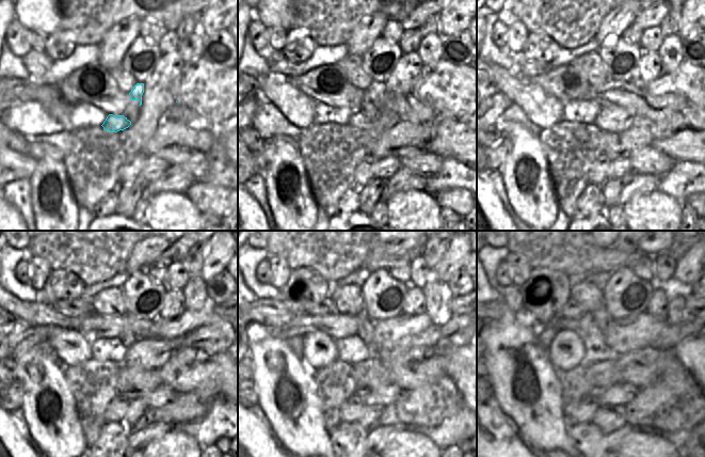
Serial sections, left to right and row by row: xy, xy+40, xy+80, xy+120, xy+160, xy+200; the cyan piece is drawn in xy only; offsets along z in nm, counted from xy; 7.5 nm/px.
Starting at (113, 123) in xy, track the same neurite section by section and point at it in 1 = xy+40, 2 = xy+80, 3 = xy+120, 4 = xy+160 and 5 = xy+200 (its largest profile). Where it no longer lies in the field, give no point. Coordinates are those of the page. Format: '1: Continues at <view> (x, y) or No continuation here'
1: Continues at xy+40 (405, 107)
2: Continues at xy+80 (628, 106)
3: Continues at xy+120 (148, 351)
4: Continues at xy+160 (454, 333)
5: Continues at xy+200 (693, 329)

